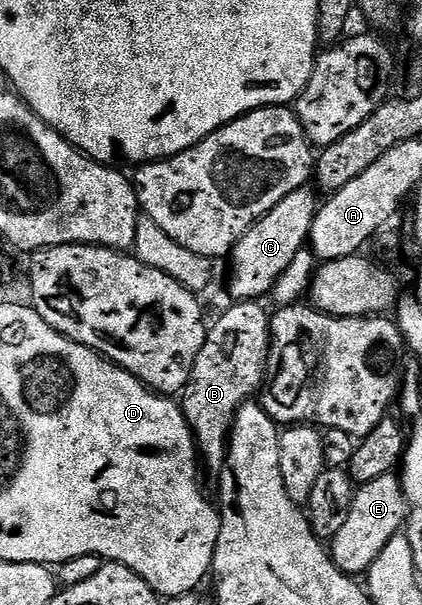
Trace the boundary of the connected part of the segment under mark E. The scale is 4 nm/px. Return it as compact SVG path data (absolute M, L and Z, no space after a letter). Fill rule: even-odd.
M393 473L380 476L371 483L359 485L354 491L352 508L348 512L348 520L340 527L340 532L329 543L330 557L345 574L351 576L365 575L376 556L384 552L384 548L406 525L406 497L402 491L402 483Z

